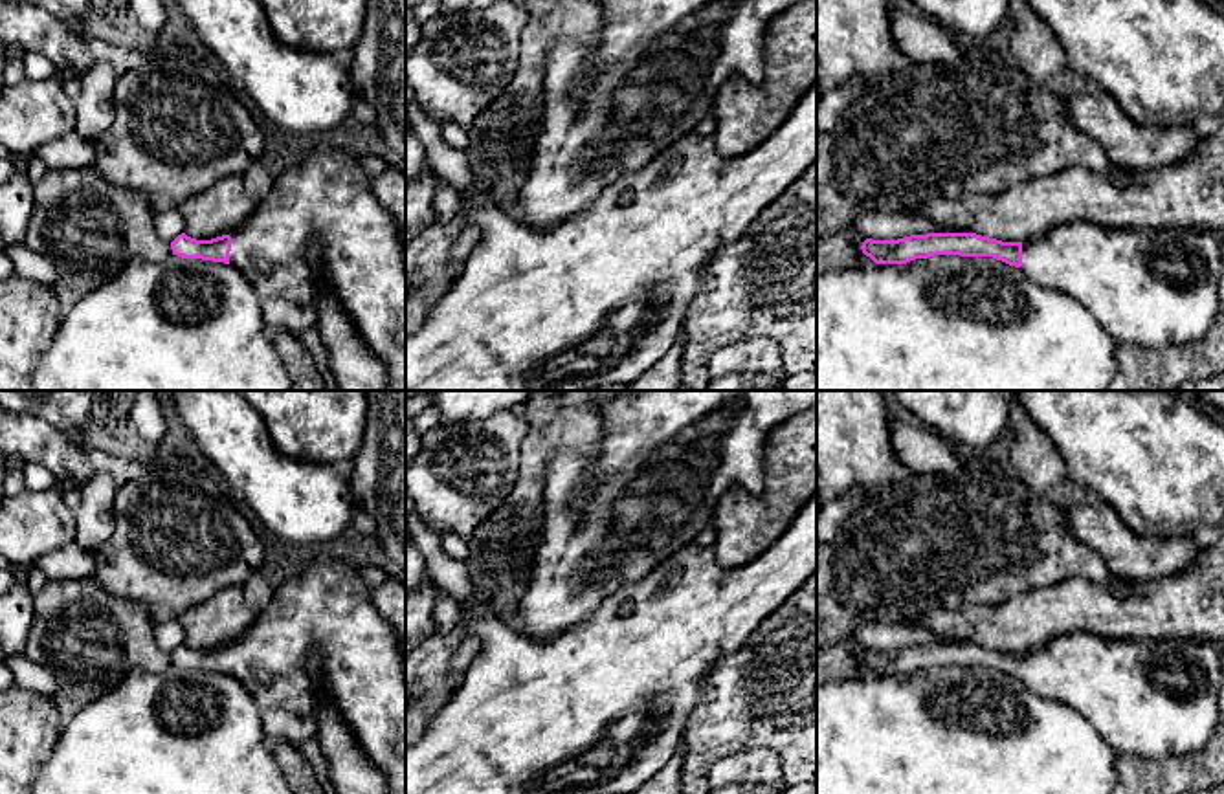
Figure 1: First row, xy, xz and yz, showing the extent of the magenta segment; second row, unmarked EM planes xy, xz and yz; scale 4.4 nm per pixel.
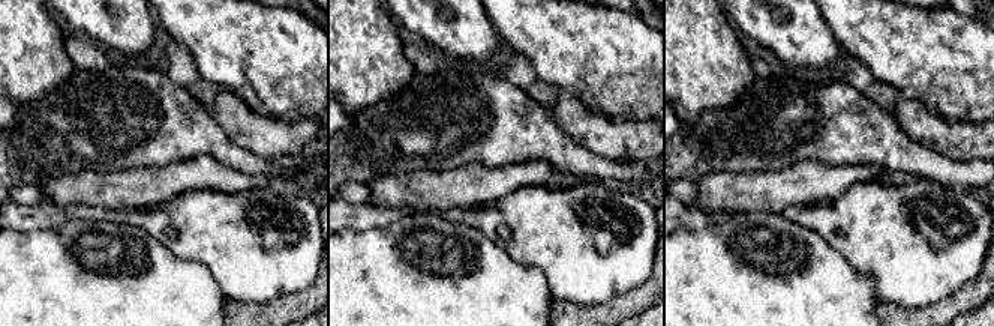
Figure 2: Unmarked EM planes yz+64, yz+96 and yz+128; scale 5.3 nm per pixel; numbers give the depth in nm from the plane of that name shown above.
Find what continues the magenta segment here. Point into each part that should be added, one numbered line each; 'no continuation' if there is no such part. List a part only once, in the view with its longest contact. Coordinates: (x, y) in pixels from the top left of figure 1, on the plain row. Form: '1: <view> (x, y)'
1: xy (325, 609)

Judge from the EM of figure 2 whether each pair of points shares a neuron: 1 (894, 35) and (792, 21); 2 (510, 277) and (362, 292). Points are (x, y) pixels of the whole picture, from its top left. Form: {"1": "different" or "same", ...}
{"1": "different", "2": "same"}

